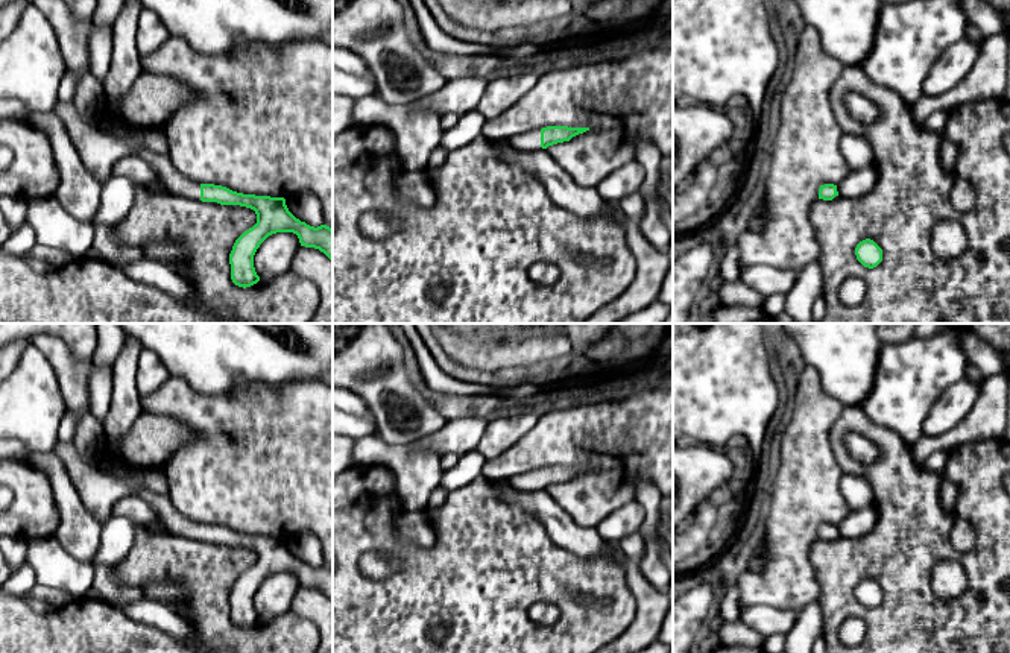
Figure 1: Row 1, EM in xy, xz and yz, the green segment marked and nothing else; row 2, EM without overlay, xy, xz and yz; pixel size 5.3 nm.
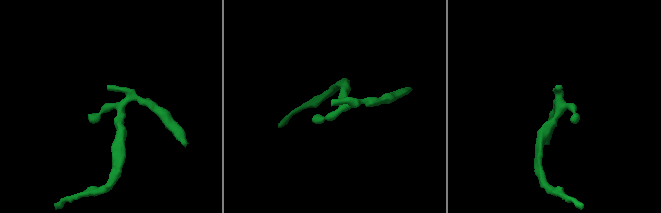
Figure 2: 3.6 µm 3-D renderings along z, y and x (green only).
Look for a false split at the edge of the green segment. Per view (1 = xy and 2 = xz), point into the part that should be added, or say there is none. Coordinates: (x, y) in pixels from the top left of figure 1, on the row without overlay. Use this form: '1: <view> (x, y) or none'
1: xy (179, 526)
2: xz (530, 480)

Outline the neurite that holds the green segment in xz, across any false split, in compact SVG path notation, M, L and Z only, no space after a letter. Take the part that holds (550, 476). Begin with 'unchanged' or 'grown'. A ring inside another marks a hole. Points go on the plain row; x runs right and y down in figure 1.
grown | M547 466L512 475L506 481L519 491L541 491L557 483L570 481L573 477L586 471L589 471L589 468Z

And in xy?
grown | M138 489L137 497L152 506L173 536L240 545L255 551L257 563L235 580L229 594L231 620L235 626L246 629L260 621L254 595L260 585L276 573L293 573L301 586L319 589L333 600L333 569L327 565L314 568L301 562L289 551L284 538L243 535L222 525L193 522L175 509L169 495L147 489Z

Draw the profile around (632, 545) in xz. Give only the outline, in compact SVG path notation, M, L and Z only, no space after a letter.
M639 532L624 536L617 545L627 557L636 562L641 560L645 551L645 542Z

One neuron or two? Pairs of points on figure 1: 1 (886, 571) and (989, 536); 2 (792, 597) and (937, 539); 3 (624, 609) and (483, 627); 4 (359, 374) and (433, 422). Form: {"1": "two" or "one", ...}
{"1": "one", "2": "two", "3": "one", "4": "one"}

